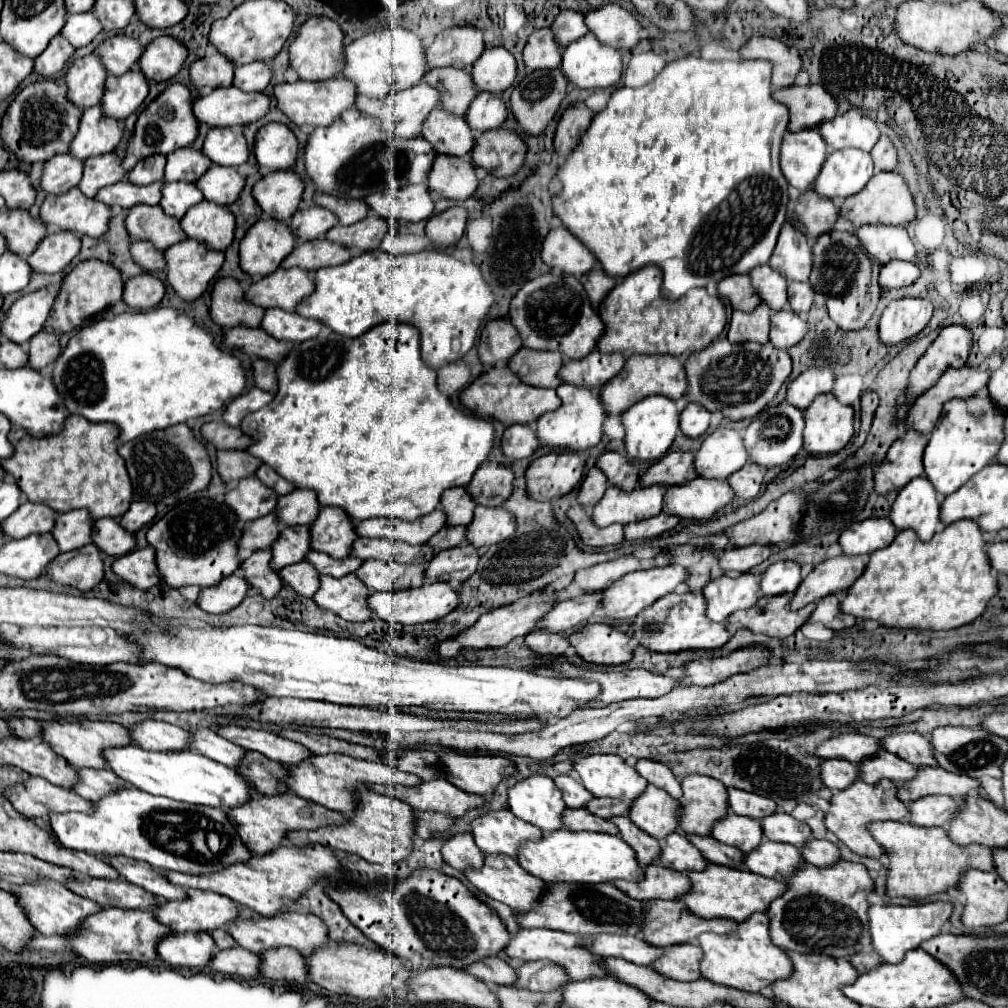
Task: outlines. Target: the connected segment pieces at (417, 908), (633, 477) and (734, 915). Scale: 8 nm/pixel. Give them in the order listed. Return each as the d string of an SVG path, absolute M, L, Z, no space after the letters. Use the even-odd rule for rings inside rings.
M414 870L410 878L394 882L378 894L350 884L328 884L326 894L372 942L382 944L380 948L398 958L410 960L414 970L420 966L452 966L464 970L468 964L480 958L498 954L510 940L510 934L494 910L490 914L490 908L472 896L460 880L450 878L438 870ZM380 912L384 912L382 916L386 916L386 912L390 914L392 924L388 934Z
M606 452L598 458L598 464L596 464L608 478L610 484L616 484L620 486L624 492L630 492L634 488L638 488L638 470L634 468L634 464L618 454L618 452Z
M706 864L706 868L700 872L692 870L688 872L688 878L692 886L686 894L678 898L678 902L682 902L686 910L690 910L690 914L696 914L700 918L722 916L734 922L744 922L754 912L766 912L768 904L786 890L784 882L758 876L748 870L728 868L728 866L718 866L718 864Z

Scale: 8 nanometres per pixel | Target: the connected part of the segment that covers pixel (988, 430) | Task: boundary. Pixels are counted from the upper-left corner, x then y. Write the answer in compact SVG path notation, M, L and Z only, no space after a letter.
M984 392L976 394L974 398L952 398L950 402L946 402L924 450L926 478L934 484L940 496L956 492L994 460L1004 438L1004 416L1006 410L998 408L996 402Z

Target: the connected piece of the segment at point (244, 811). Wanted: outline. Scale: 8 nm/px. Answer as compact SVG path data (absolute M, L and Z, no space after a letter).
M292 792L286 794L276 794L274 798L264 796L264 794L254 794L246 806L238 806L238 810L228 810L226 812L230 822L238 828L238 836L242 838L244 846L252 854L266 854L274 848L280 846L282 838L290 830L316 830L320 826L330 826L330 824L344 824L346 816L334 810L328 810L320 804L314 804L310 800L304 800Z

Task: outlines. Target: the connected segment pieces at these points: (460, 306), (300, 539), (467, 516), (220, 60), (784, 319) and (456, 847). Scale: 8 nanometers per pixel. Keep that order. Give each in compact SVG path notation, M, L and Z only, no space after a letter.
M382 248L370 250L360 254L358 258L352 258L346 264L320 268L314 274L314 282L316 282L316 290L296 306L296 312L300 316L316 318L322 324L326 324L330 330L346 338L356 338L366 330L370 330L372 326L388 320L412 324L422 334L420 352L422 352L422 360L430 368L440 368L444 364L460 360L474 346L478 330L482 328L494 304L494 294L486 284L480 268L474 262L456 260L454 256L438 248L422 250L414 254L398 254L398 256L388 254Z
M292 526L280 532L278 542L272 546L272 562L274 570L282 570L282 566L298 564L306 560L306 554L312 550L310 546L310 526Z
M454 488L442 494L442 508L446 510L450 526L458 526L458 524L468 526L474 518L476 502L474 498L470 498L466 488Z
M212 54L190 66L190 78L198 88L220 88L234 84L234 64L224 54Z
M780 310L772 314L772 330L770 330L770 342L780 348L790 348L804 340L804 336L810 332L810 324L800 318L794 310Z
M456 832L456 834L450 834L446 838L446 844L442 846L442 856L444 860L462 870L462 868L480 868L482 866L482 860L484 860L484 854L478 850L472 834L468 832Z

